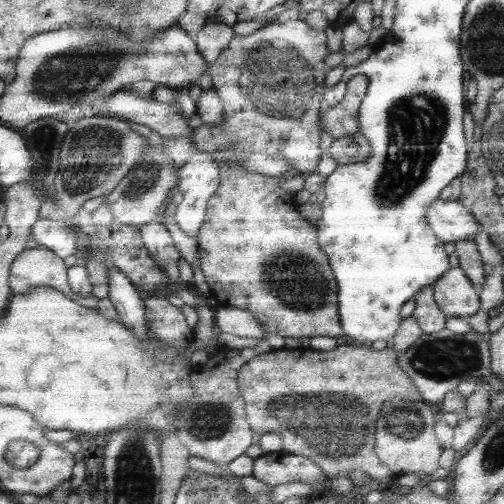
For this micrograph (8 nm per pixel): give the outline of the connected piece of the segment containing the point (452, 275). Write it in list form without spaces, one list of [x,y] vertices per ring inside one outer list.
[[[449,268],[433,284],[433,300],[447,318],[469,318],[479,310],[477,290],[461,268]]]

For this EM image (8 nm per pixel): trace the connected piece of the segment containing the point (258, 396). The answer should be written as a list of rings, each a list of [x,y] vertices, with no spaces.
[[[297,346],[295,350],[279,348],[267,354],[257,354],[255,358],[247,360],[241,370],[237,372],[237,386],[241,398],[245,402],[245,418],[251,432],[257,436],[263,434],[277,434],[283,442],[281,452],[293,454],[311,460],[317,464],[329,482],[329,496],[337,496],[345,500],[349,490],[353,488],[351,480],[347,478],[349,472],[361,470],[369,480],[387,482],[395,478],[387,466],[383,466],[375,454],[375,422],[379,418],[379,410],[383,402],[391,398],[401,398],[407,402],[419,402],[421,396],[415,390],[411,378],[397,366],[397,352],[393,348],[373,350],[369,346],[337,346],[331,352],[315,352],[311,348]]]

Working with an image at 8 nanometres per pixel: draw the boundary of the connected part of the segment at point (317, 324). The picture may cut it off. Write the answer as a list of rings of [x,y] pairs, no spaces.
[[[221,164],[221,186],[209,200],[207,220],[197,238],[201,244],[201,268],[205,272],[207,286],[211,288],[211,302],[215,306],[227,304],[227,308],[251,312],[251,316],[261,322],[265,332],[281,338],[339,338],[343,336],[343,330],[339,324],[337,284],[331,276],[331,266],[327,264],[325,254],[317,248],[315,226],[299,216],[295,210],[299,206],[295,194],[281,190],[281,182],[281,178],[247,172],[235,164]]]

